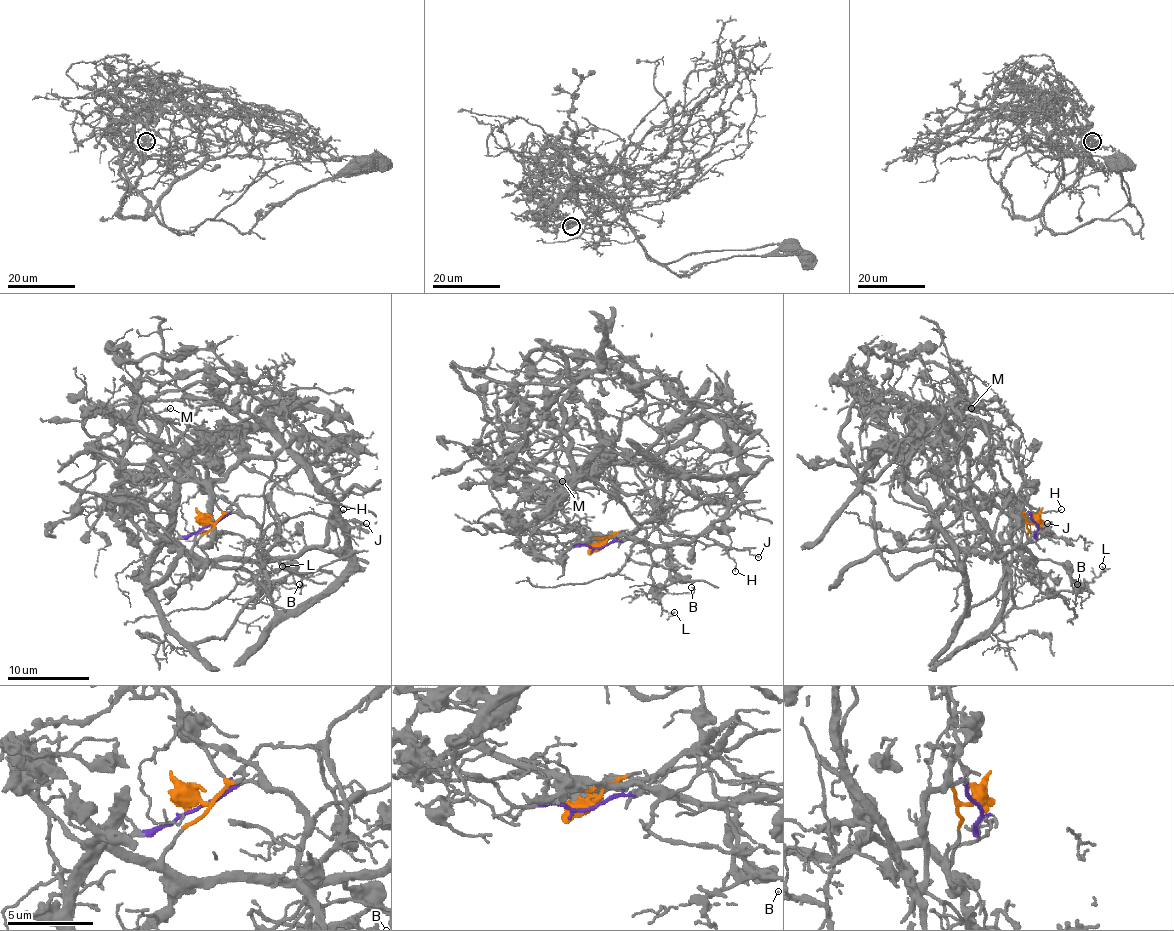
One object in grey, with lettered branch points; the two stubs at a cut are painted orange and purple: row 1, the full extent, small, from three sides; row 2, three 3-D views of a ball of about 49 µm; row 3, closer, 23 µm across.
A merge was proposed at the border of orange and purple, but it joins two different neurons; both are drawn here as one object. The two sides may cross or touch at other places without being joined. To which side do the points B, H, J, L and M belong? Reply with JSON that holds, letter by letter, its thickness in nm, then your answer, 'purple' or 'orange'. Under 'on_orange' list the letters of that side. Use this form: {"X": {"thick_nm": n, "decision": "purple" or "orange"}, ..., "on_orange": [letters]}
{"B": {"thick_nm": 70, "decision": "orange"}, "H": {"thick_nm": 100, "decision": "purple"}, "J": {"thick_nm": 130, "decision": "purple"}, "L": {"thick_nm": 100, "decision": "orange"}, "M": {"thick_nm": 120, "decision": "orange"}, "on_orange": ["B", "L", "M"]}

